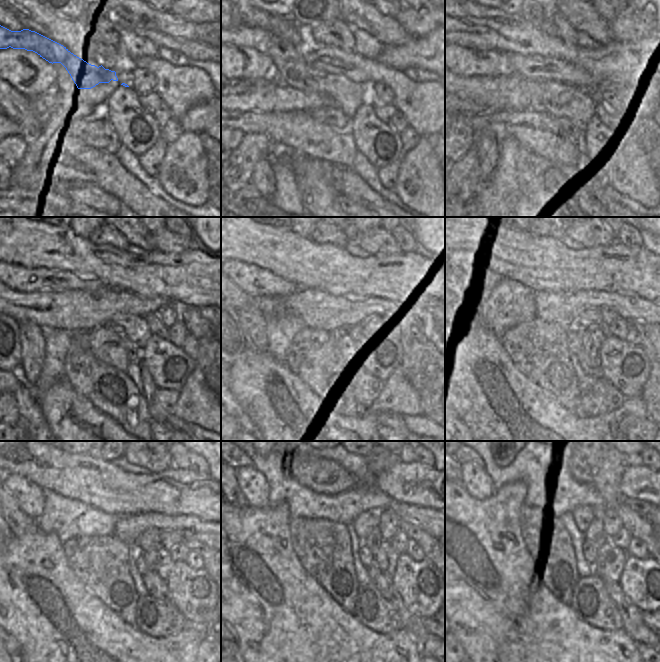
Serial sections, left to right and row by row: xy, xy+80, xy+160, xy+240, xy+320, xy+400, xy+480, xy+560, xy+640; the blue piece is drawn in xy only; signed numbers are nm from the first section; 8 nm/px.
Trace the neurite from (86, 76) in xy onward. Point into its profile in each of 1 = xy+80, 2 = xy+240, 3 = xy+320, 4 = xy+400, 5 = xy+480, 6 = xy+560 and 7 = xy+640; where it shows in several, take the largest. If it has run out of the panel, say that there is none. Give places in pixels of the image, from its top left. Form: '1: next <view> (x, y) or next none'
1: next xy+80 (294, 70)
2: next xy+240 (135, 327)
3: next xy+320 (368, 338)
4: next xy+400 (597, 336)
5: next xy+480 (161, 561)
6: next xy+560 (386, 558)
7: next xy+640 (611, 559)

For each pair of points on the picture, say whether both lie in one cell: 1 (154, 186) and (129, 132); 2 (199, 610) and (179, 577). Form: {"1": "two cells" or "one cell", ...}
{"1": "two cells", "2": "one cell"}

